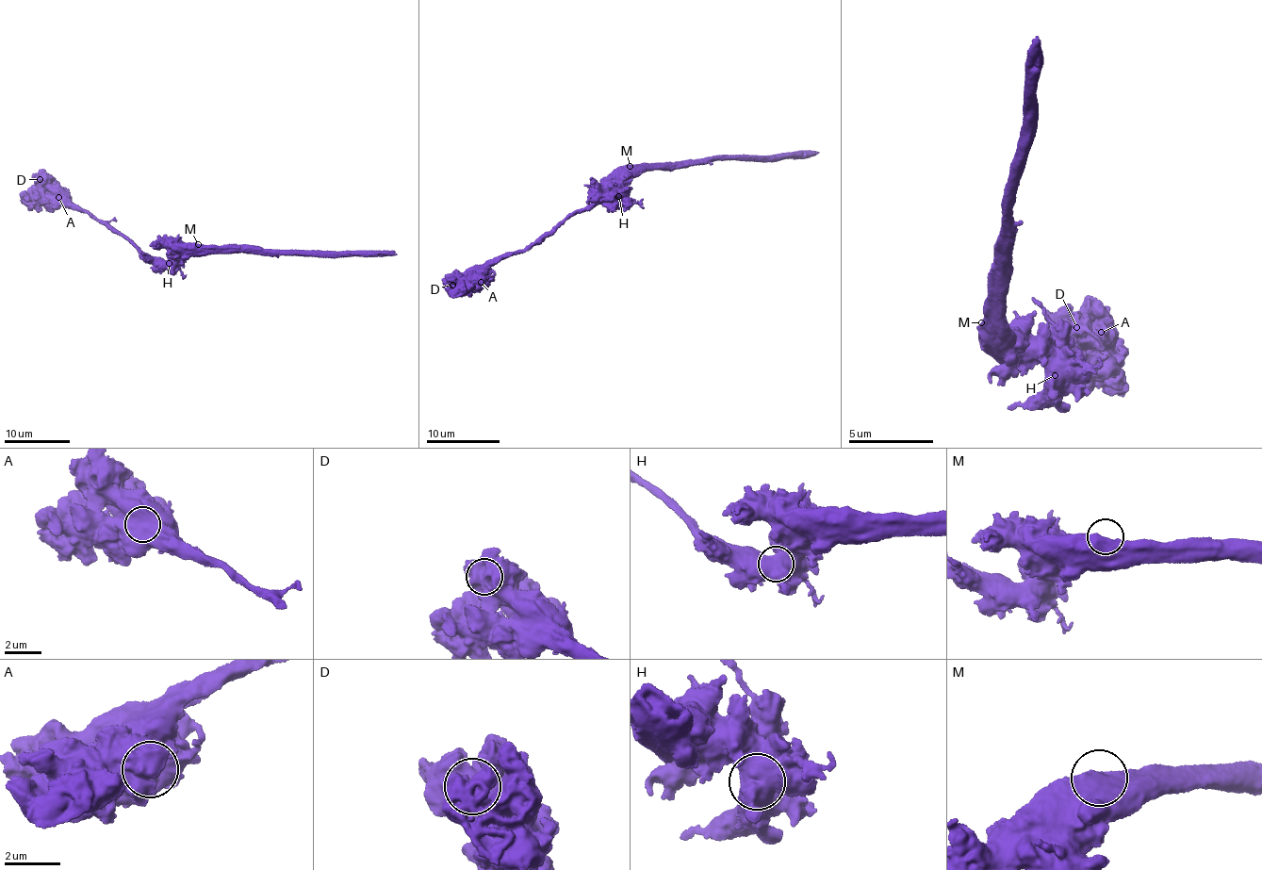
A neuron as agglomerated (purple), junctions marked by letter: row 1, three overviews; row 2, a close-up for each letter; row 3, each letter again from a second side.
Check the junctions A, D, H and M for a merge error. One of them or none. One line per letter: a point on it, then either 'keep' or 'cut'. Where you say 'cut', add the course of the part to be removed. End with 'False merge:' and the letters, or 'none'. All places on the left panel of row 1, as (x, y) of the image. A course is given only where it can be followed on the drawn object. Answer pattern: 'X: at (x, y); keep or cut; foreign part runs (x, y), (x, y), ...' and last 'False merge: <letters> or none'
A: at (58, 197); keep
D: at (40, 179); keep
H: at (169, 263); keep
M: at (198, 244); keep
False merge: none

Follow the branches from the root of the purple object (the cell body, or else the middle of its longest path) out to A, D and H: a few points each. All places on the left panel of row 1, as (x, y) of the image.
A: (193, 254), (165, 260), (155, 257), (141, 251), (124, 234), (58, 197)
D: (193, 254), (165, 260), (141, 251), (124, 234), (91, 219), (59, 188), (40, 179)
H: (193, 254), (170, 263)

